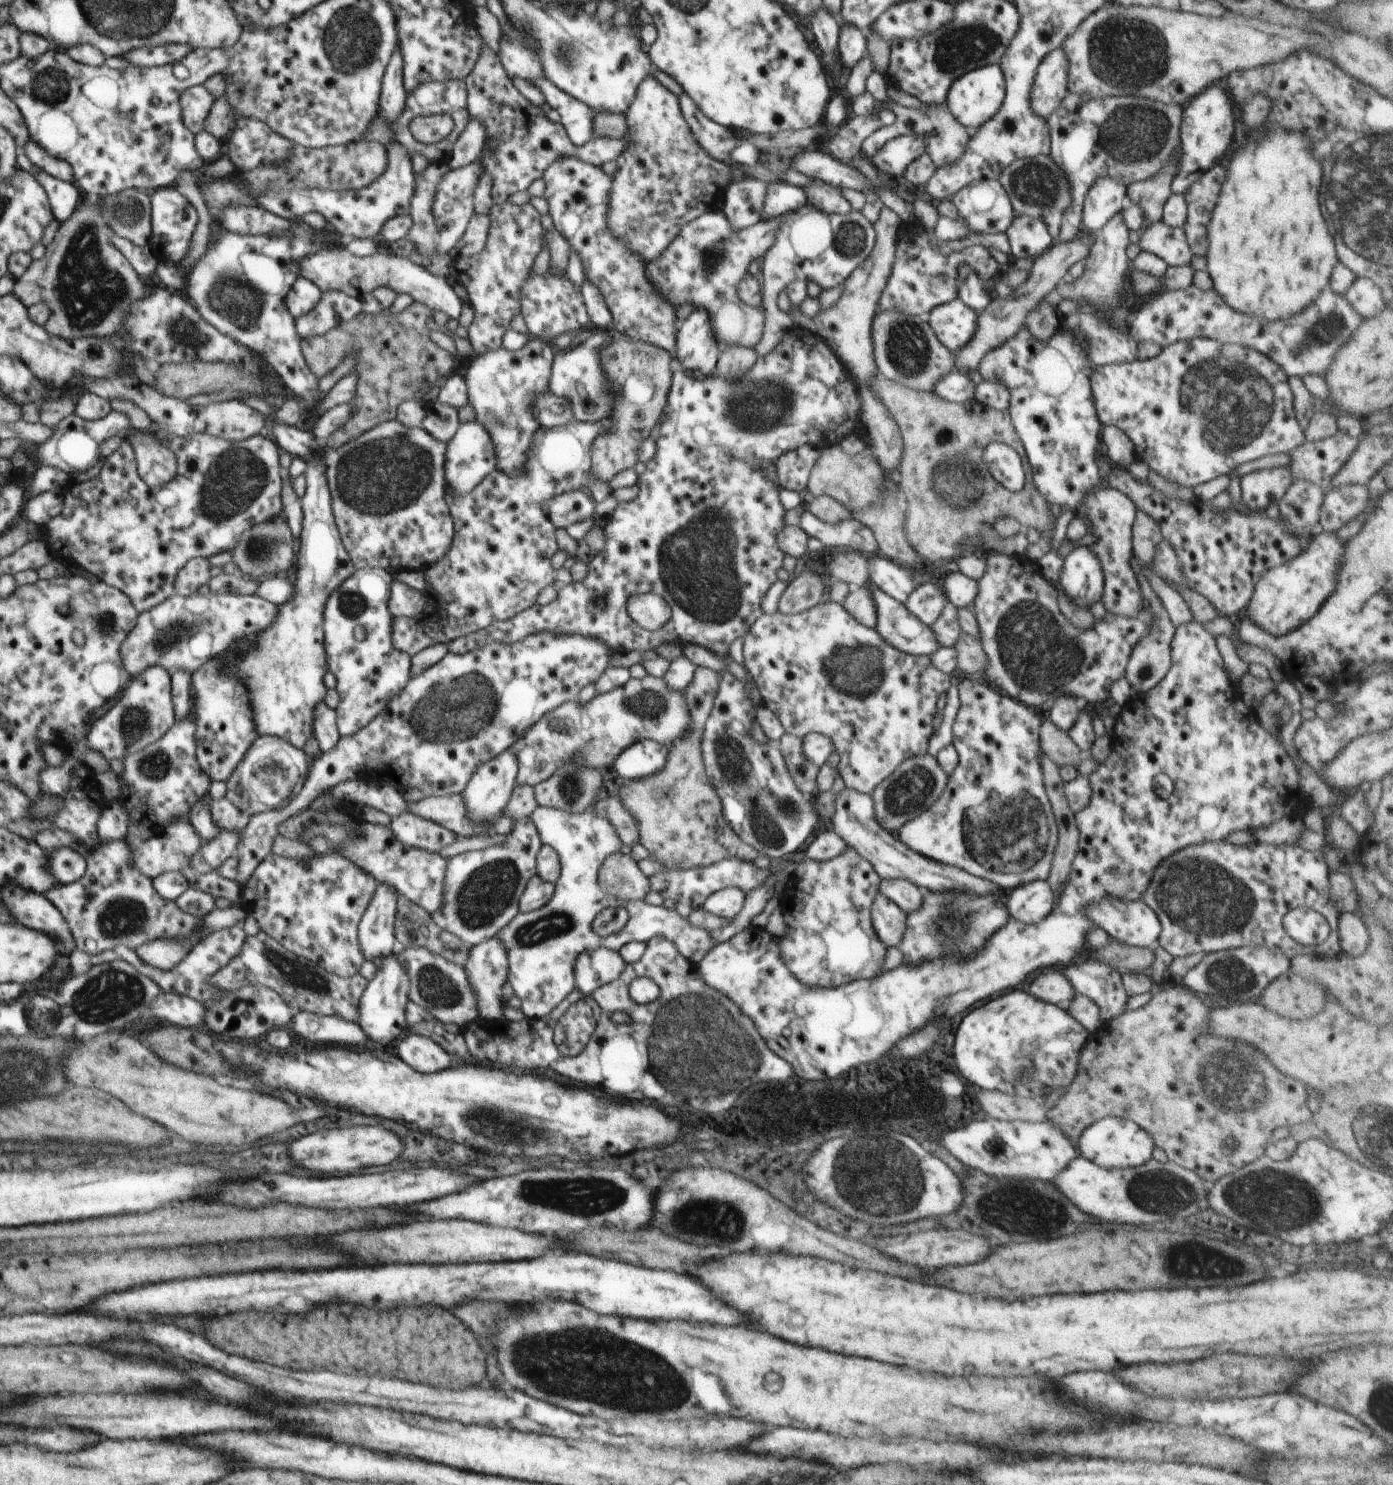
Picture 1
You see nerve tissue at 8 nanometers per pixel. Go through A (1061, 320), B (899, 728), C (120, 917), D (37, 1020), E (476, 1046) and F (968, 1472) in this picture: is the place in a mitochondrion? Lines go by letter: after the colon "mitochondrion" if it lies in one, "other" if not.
A: other
B: other
C: mitochondrion
D: mitochondrion
E: other
F: other

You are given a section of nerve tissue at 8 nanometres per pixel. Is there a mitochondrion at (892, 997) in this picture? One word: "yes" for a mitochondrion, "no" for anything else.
no

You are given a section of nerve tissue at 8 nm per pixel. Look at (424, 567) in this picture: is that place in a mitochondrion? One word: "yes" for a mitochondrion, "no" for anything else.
no

